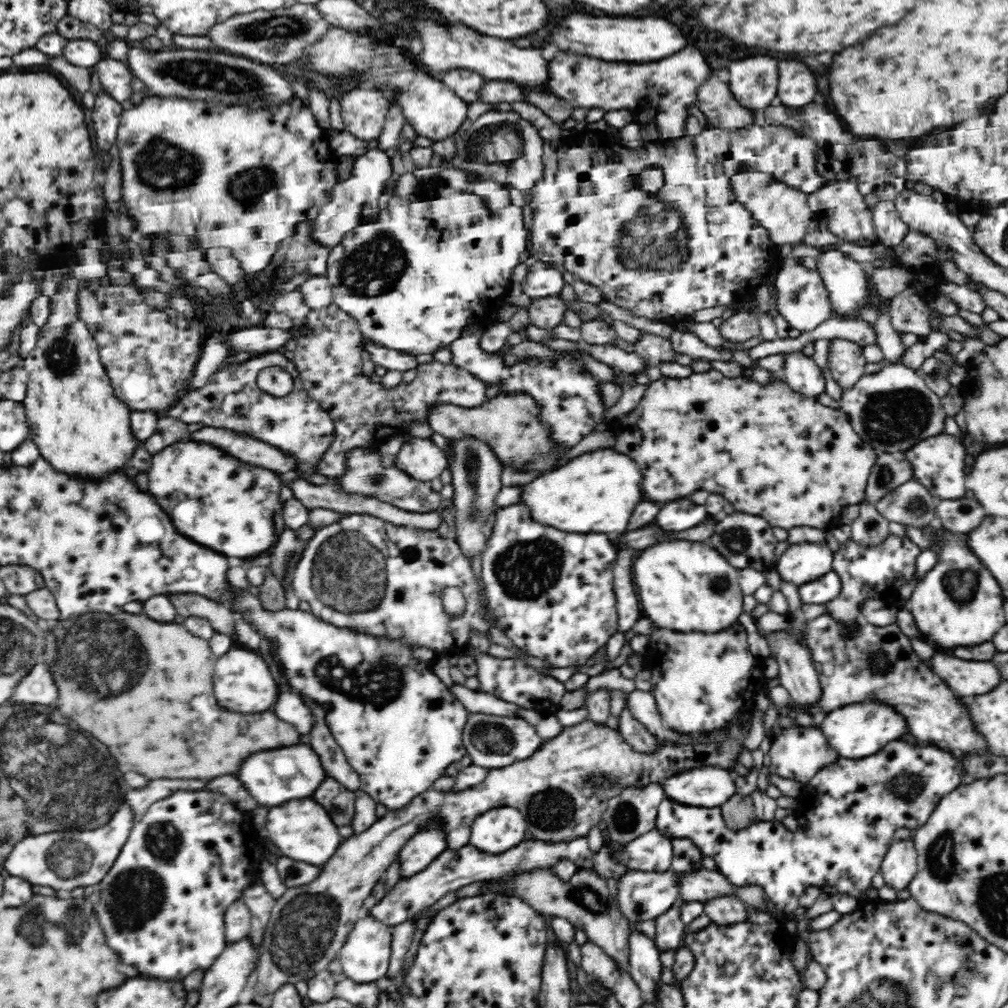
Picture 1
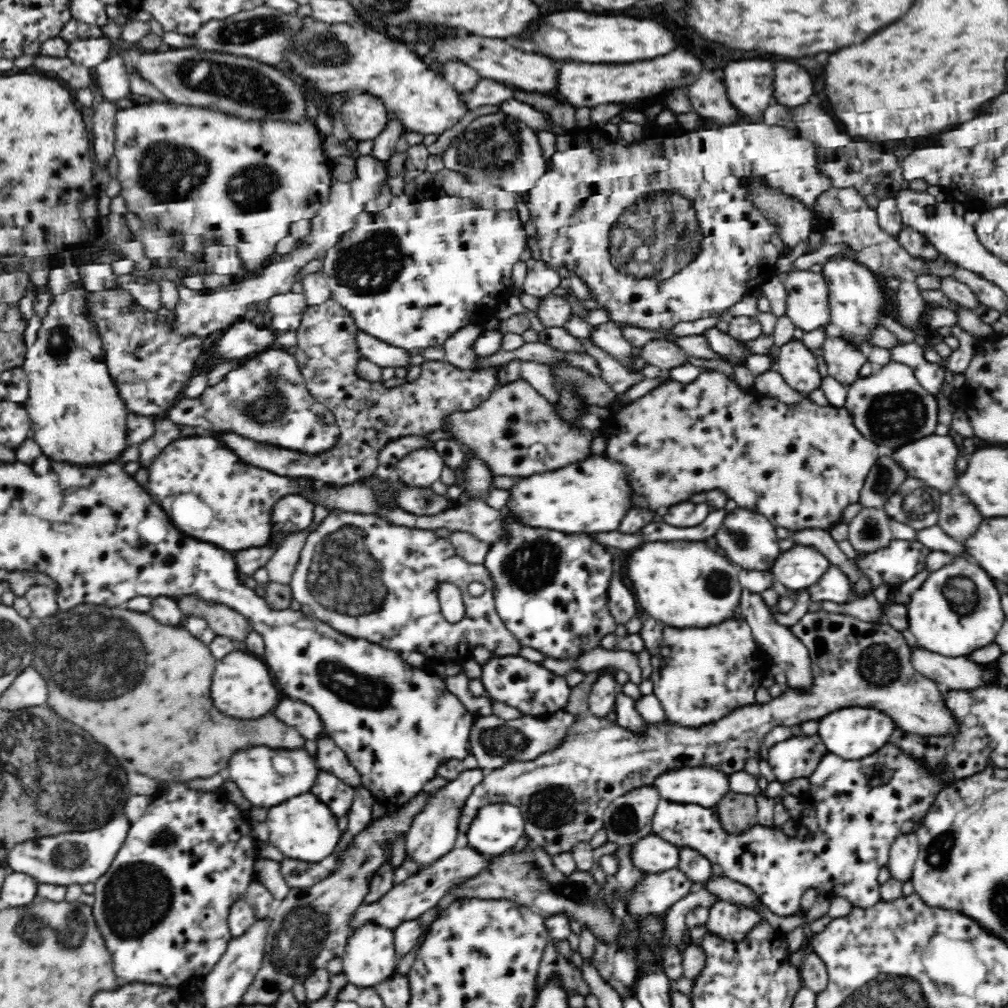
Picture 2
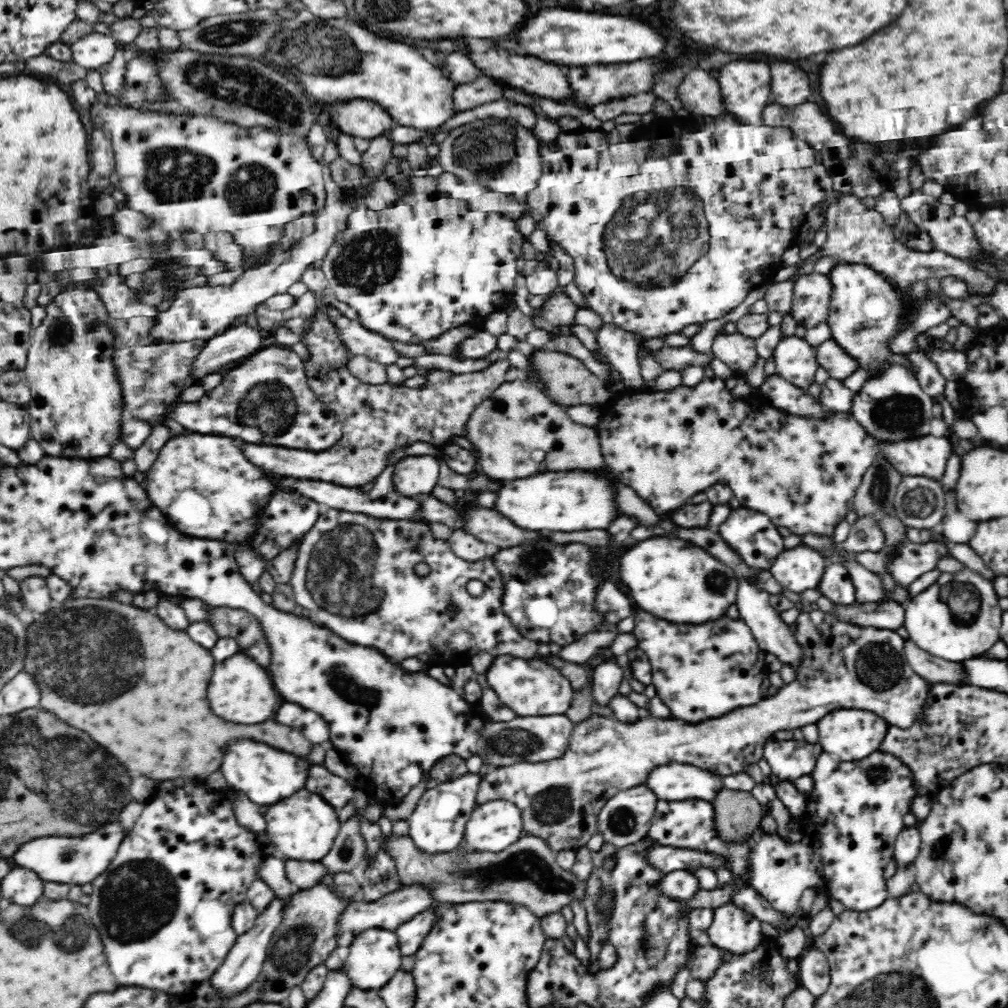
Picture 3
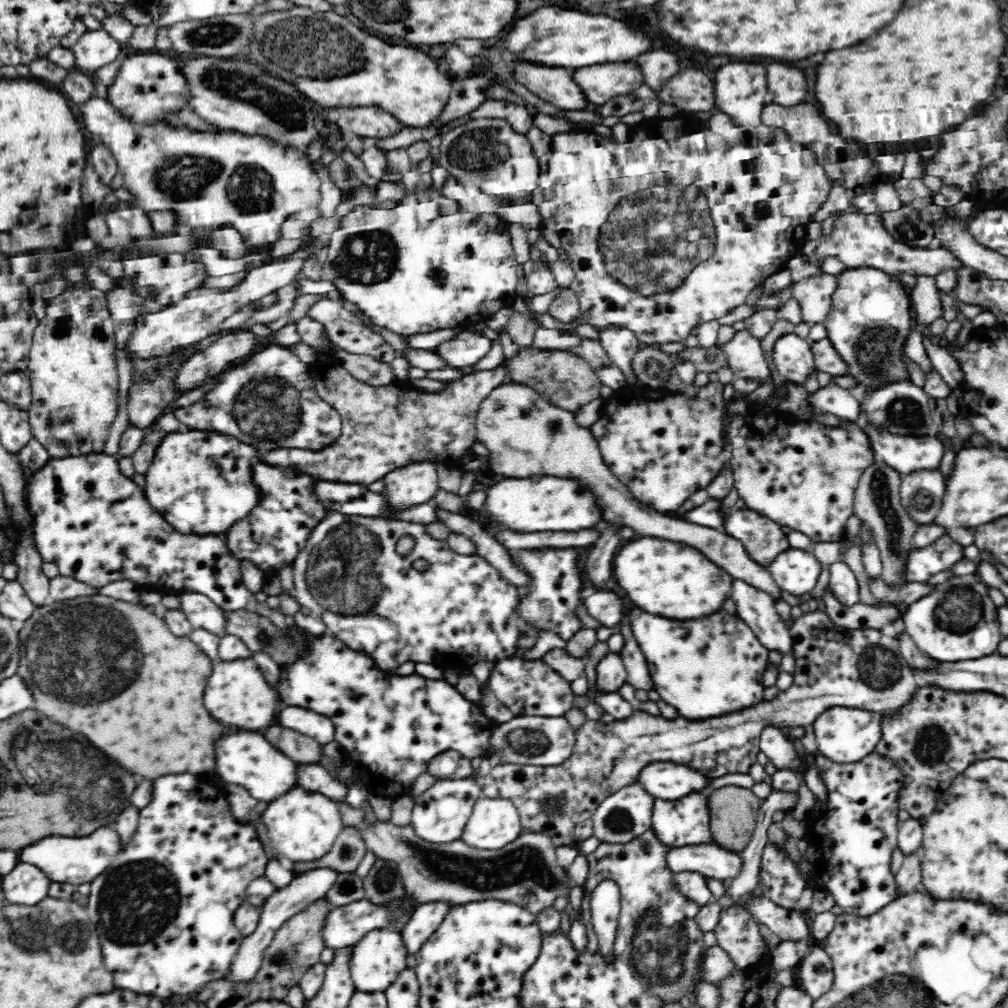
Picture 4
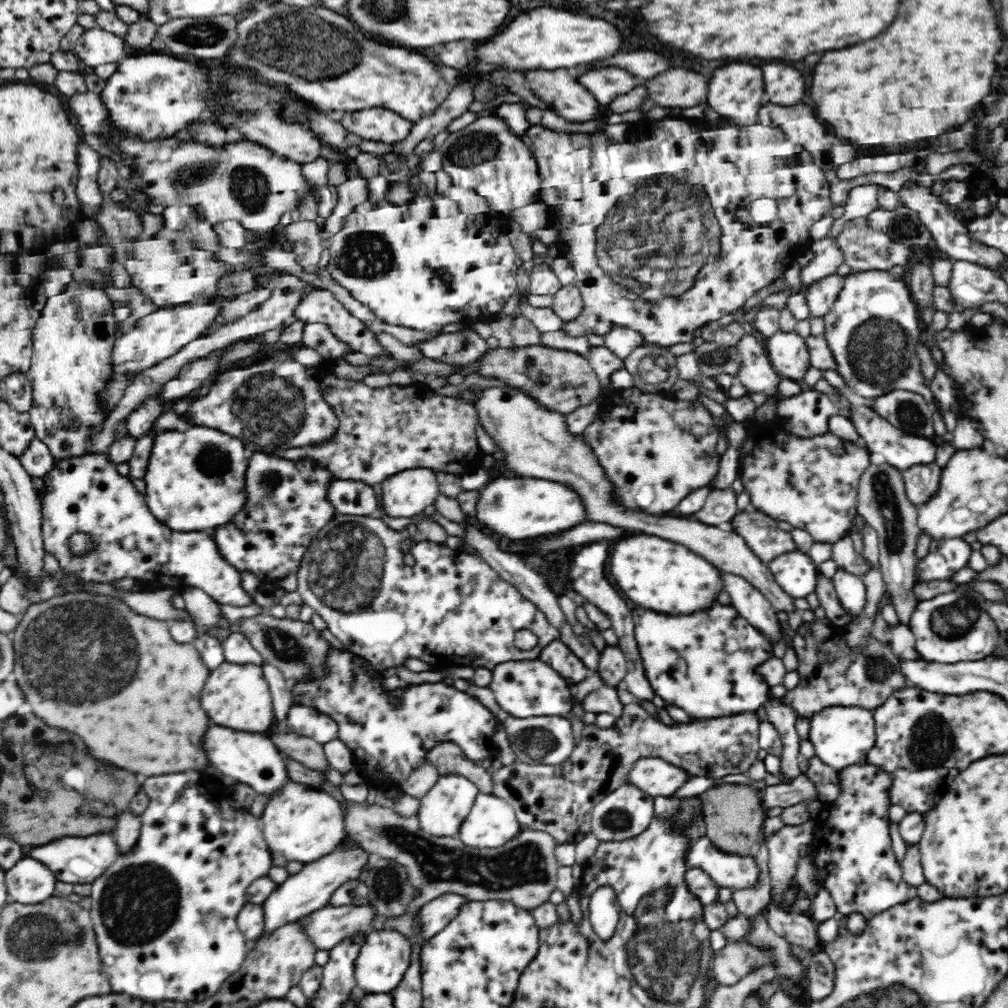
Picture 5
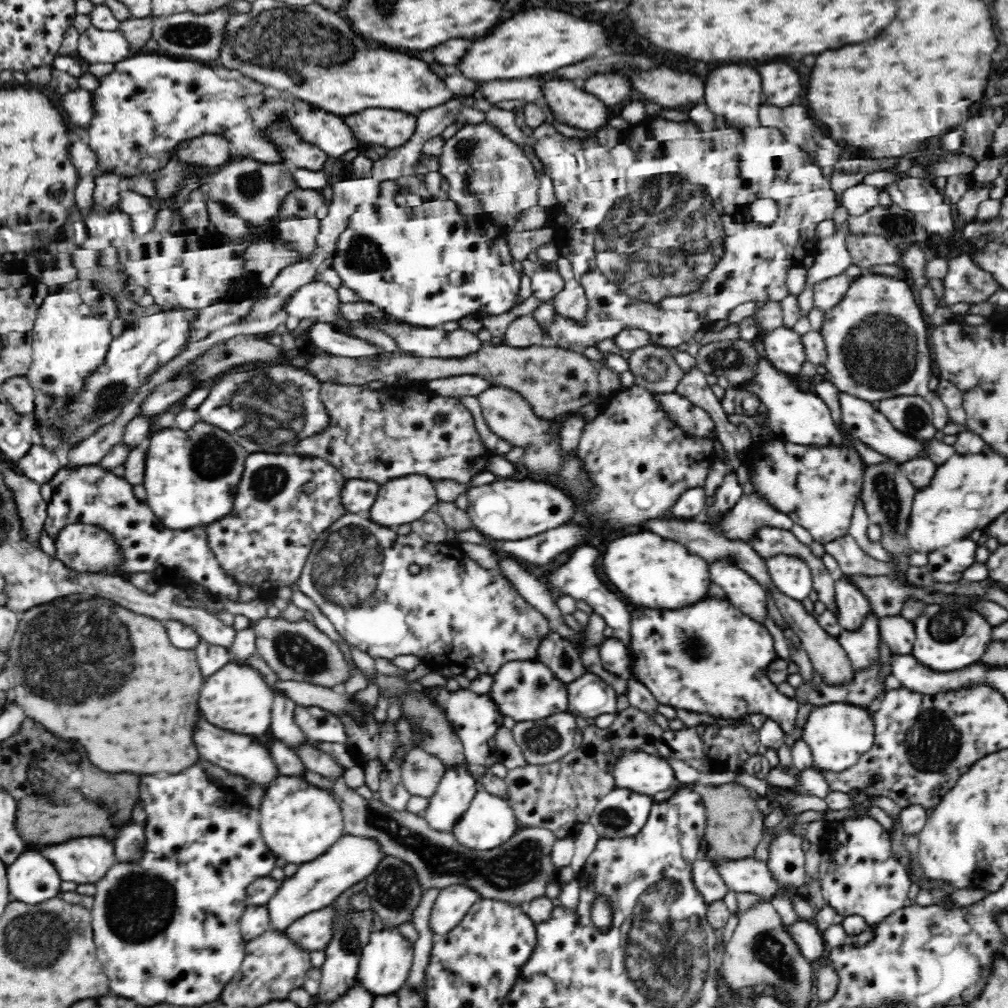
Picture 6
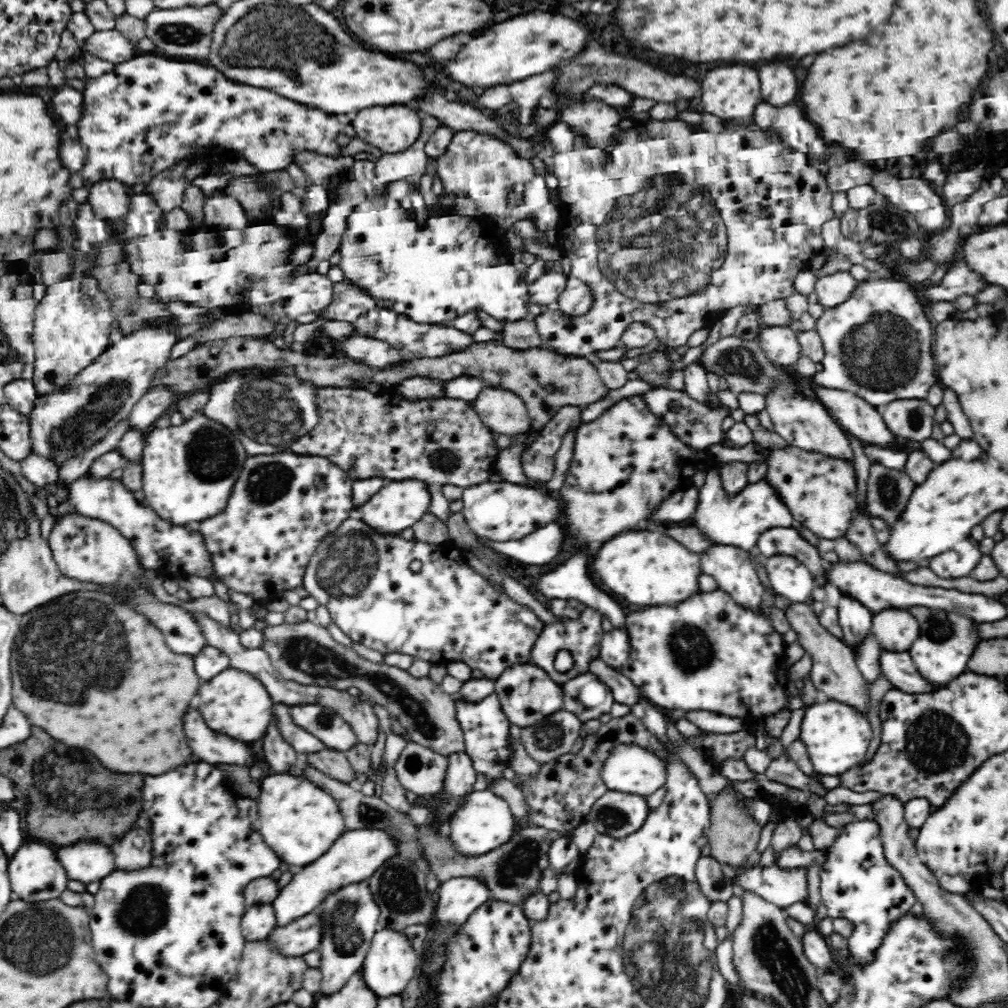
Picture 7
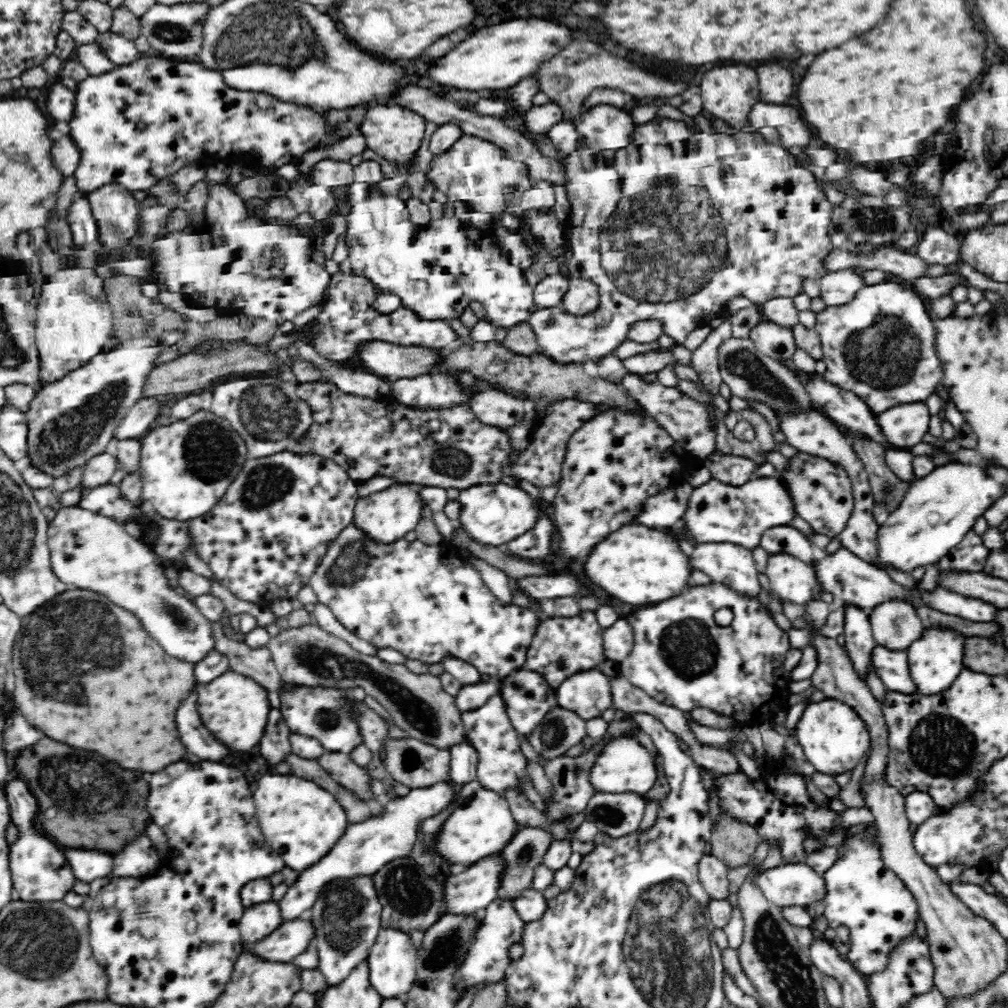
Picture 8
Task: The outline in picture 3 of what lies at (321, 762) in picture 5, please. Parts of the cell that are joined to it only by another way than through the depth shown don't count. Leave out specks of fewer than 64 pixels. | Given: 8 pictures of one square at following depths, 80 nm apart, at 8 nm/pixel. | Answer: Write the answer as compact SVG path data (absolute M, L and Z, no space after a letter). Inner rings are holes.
M98 598L65 600L61 604L54 605L54 608L48 610L46 614L35 613L34 622L27 627L26 672L30 672L36 678L36 682L40 682L41 707L50 710L70 726L88 732L98 744L102 744L110 754L114 754L126 770L158 780L208 776L220 768L228 744L238 738L252 738L256 742L264 742L304 758L310 754L312 748L310 740L304 738L298 729L282 726L272 718L262 724L248 726L248 724L222 722L222 718L212 714L206 698L206 688L215 665L215 658L210 653L210 649L192 642L193 639L184 630L176 630L176 632L174 629L168 630L160 618L152 616L142 608L135 608L132 604L126 605L118 600Z

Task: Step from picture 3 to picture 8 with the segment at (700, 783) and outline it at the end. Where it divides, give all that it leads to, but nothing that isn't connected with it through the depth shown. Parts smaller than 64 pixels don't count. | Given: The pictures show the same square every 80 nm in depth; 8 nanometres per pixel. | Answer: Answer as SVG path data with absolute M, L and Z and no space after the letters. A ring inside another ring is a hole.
M614 739L600 751L590 773L593 787L600 793L633 792L645 795L658 780L655 757L636 739Z

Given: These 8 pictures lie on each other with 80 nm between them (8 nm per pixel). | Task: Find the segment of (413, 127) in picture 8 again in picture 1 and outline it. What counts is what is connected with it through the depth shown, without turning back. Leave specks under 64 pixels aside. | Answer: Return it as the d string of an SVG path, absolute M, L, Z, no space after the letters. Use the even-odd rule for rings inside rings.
M356 86L340 98L343 131L364 141L378 139L386 122L391 103L375 86Z

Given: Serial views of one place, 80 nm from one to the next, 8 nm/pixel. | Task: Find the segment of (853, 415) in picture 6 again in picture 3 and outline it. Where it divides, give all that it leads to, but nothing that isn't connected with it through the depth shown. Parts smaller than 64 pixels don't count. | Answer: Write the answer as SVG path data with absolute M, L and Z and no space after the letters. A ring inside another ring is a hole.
M924 435L895 443L883 443L885 457L904 476L924 476L941 482L947 460L954 454L946 436Z

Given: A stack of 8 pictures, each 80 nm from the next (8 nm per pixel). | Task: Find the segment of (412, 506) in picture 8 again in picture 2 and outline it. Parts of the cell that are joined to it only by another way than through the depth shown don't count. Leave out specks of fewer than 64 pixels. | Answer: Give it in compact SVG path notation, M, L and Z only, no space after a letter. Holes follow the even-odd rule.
M416 446L396 463L395 474L405 484L431 486L441 477L444 467L444 460L434 446Z

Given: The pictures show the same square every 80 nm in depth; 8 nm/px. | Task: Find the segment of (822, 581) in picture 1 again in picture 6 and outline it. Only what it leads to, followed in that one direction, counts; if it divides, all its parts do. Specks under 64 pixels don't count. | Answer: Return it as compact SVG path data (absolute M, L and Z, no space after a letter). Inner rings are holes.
M844 574L835 581L835 596L840 611L839 629L856 629L869 614L869 598Z

